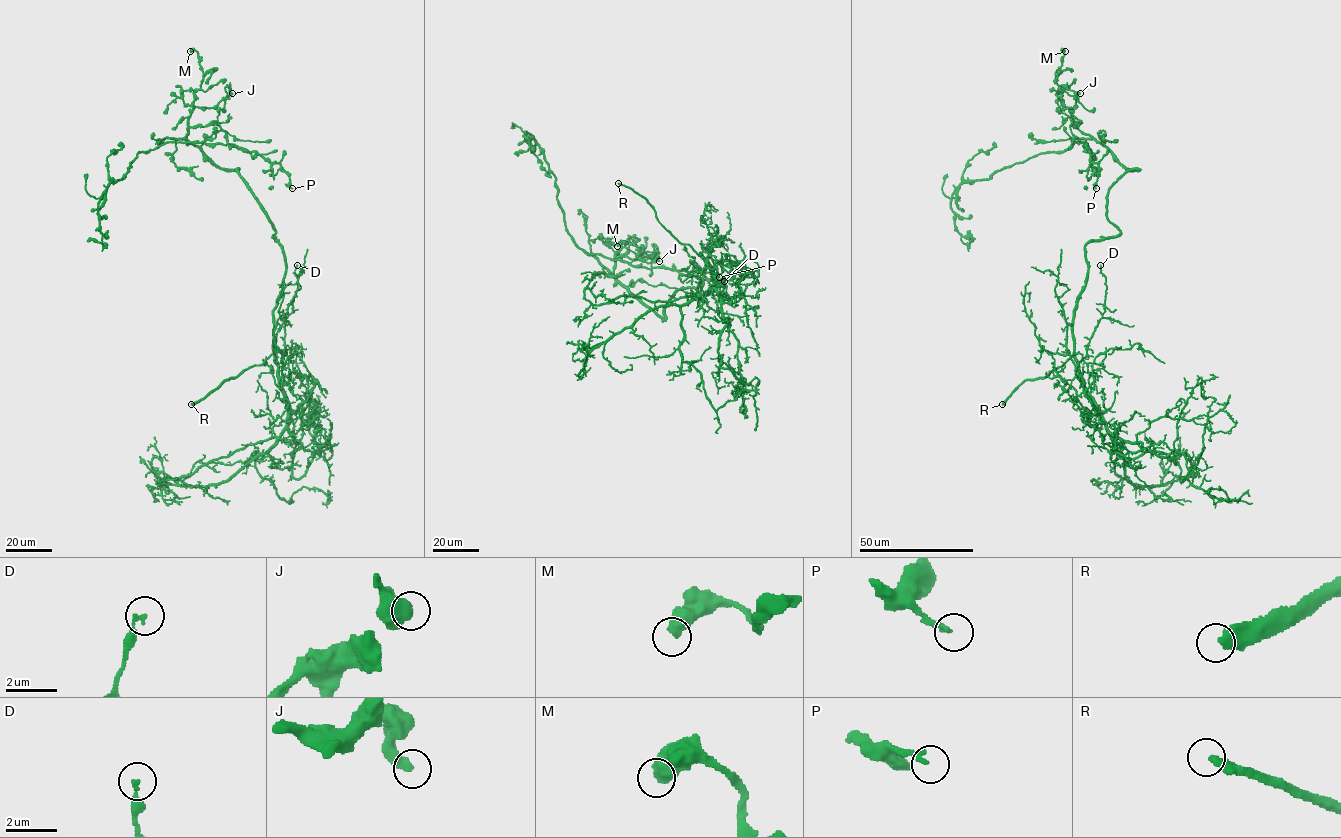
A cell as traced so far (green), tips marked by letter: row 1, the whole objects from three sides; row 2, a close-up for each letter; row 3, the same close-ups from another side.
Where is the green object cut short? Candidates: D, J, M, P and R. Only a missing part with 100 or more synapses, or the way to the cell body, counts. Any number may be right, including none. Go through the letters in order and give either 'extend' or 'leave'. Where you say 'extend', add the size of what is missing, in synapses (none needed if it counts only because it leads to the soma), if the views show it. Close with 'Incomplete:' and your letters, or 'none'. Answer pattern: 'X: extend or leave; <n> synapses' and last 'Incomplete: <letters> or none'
D: leave
J: leave
M: leave
P: leave
R: extend
Incomplete: R

